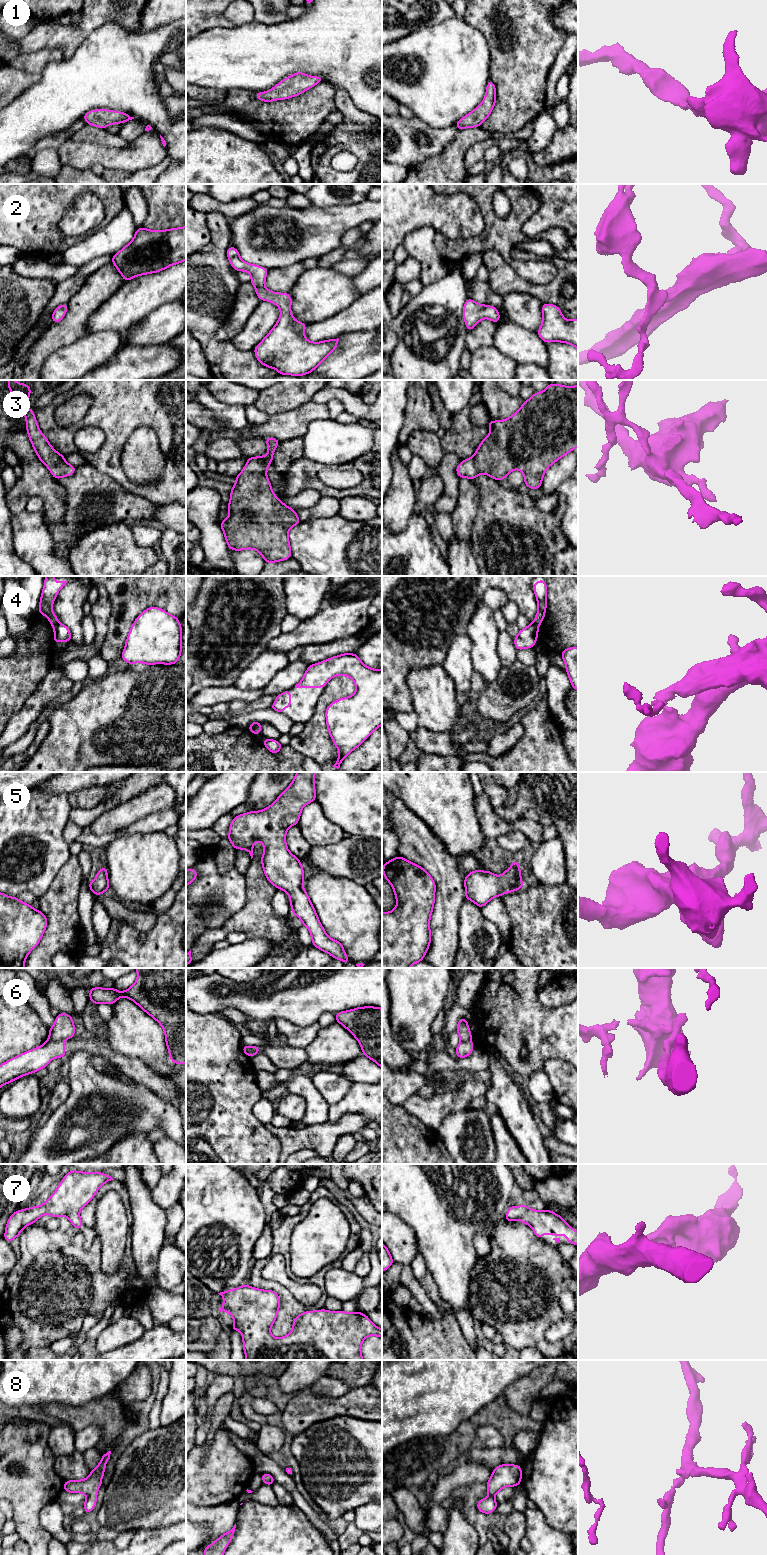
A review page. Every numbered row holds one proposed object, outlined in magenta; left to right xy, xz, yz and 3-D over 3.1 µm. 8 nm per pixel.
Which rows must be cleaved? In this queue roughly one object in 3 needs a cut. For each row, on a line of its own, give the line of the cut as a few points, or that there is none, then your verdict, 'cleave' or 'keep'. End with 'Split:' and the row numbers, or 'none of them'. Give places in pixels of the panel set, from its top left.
1: no cut; keep
2: no cut; keep
3: no cut; keep
4: cut in yz along (532, 623), (538, 626); cleave
5: no cut; keep
6: cut in xy along (48, 1038), (51, 1040), (63, 1040); cleave
7: no cut; keep
8: no cut; keep
Split: 4, 6

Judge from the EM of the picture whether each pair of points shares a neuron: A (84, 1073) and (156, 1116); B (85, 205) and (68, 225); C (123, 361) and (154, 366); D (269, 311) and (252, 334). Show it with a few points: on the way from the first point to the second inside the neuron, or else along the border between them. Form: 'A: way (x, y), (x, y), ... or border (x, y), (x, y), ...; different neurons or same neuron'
A: way (102, 1091), (117, 1095), (123, 1101), (138, 1106); same neuron
B: way (83, 210), (73, 220); same neuron
C: way (131, 366), (146, 366); same neuron
D: way (264, 317), (254, 328); same neuron

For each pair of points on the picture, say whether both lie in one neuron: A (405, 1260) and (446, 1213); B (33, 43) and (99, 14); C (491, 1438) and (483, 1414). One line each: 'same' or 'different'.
A: different
B: same
C: different

